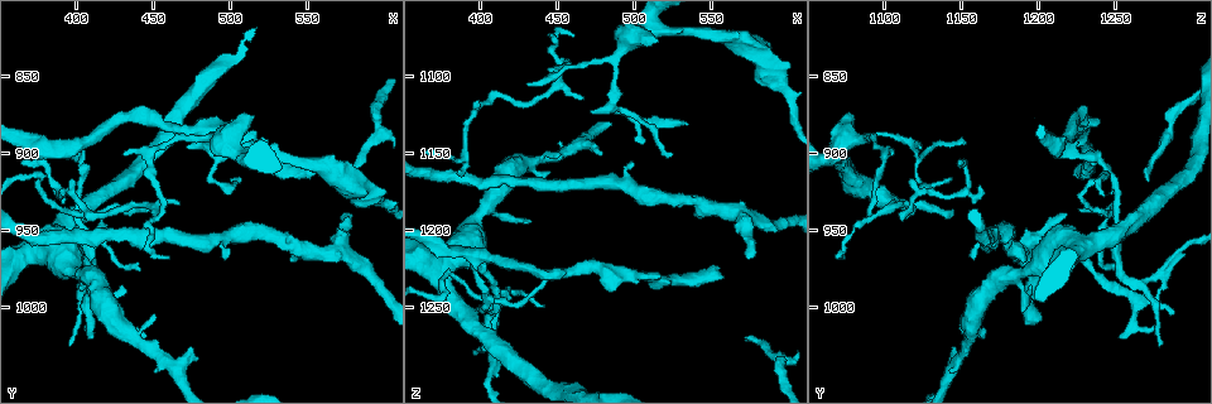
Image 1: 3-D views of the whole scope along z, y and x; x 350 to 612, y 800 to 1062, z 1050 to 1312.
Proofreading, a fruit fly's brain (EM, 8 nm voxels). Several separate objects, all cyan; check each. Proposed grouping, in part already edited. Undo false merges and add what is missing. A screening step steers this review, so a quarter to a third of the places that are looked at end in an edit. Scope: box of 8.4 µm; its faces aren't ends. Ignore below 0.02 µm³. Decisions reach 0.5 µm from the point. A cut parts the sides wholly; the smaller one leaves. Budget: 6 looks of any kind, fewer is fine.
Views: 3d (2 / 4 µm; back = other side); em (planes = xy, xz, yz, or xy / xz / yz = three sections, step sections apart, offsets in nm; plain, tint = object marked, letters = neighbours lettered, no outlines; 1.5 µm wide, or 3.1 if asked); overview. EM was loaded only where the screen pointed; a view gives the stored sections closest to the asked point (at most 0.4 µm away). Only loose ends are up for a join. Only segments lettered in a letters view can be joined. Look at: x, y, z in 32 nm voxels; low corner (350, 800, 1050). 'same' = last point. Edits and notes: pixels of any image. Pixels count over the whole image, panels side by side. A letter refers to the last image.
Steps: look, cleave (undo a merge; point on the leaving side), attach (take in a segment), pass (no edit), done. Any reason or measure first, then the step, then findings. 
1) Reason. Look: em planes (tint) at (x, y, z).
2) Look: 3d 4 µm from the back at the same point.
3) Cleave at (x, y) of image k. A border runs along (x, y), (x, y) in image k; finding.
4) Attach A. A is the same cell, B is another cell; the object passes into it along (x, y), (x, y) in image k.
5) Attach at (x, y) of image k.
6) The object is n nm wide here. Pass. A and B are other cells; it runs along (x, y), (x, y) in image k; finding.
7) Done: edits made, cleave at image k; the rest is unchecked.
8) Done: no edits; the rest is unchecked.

Look: em xz step 8 (tint) at (480, 1034, 1148).

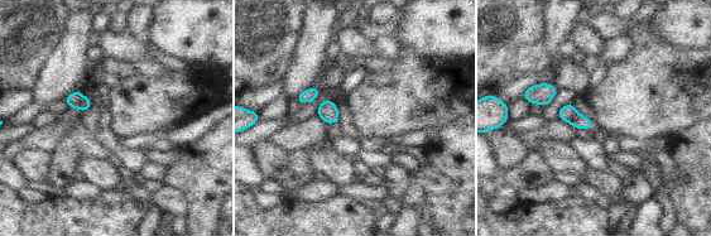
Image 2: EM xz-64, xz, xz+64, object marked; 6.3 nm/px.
Look: em planes (letters) at the same point.

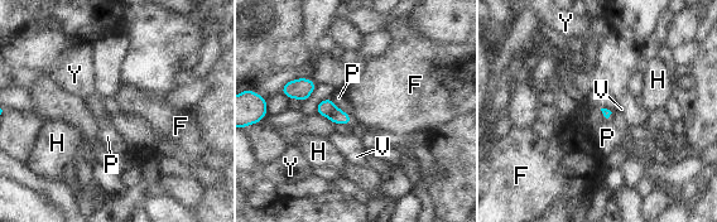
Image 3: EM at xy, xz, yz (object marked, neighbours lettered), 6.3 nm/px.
Pass. F, H, P, V and Y are other cells; a border runs along (331, 97), (350, 116) in image 3; none of them fits.

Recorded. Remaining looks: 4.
An open end. Look: 3d 4 µm from the back at (460, 968, 1076).

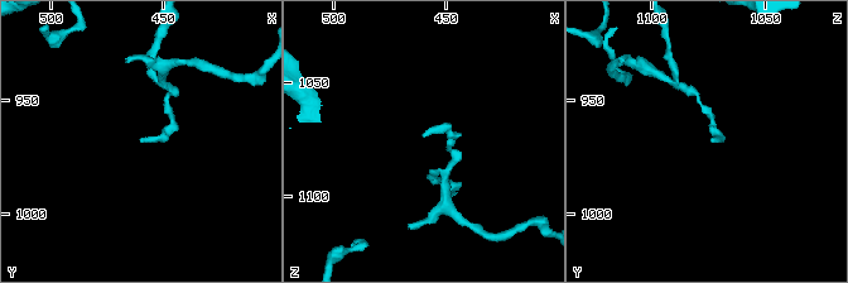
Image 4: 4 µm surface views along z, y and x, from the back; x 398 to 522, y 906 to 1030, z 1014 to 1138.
Shape alone is not enough. Look: em yz step 4 (letters) at (461, 967, 1074).

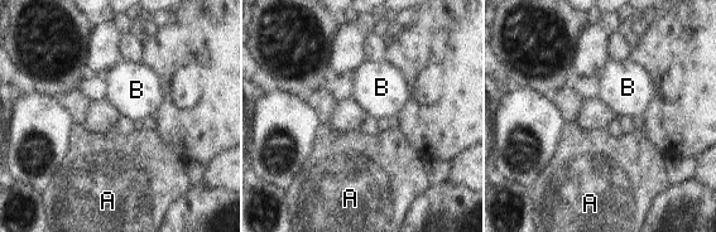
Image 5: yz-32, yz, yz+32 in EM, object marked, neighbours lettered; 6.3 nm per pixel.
Look: em planes (letters) at the same point.

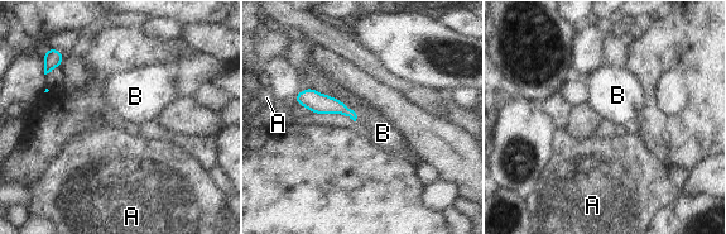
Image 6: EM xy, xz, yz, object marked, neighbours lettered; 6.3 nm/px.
The object is 70 nm wide here. Pass. A and B are other cells; a border runs along (333, 98), (355, 113), (355, 122) in image 6; no lettered segment goes on from it.

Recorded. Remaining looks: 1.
Done: no edits; the rest is unchecked.

